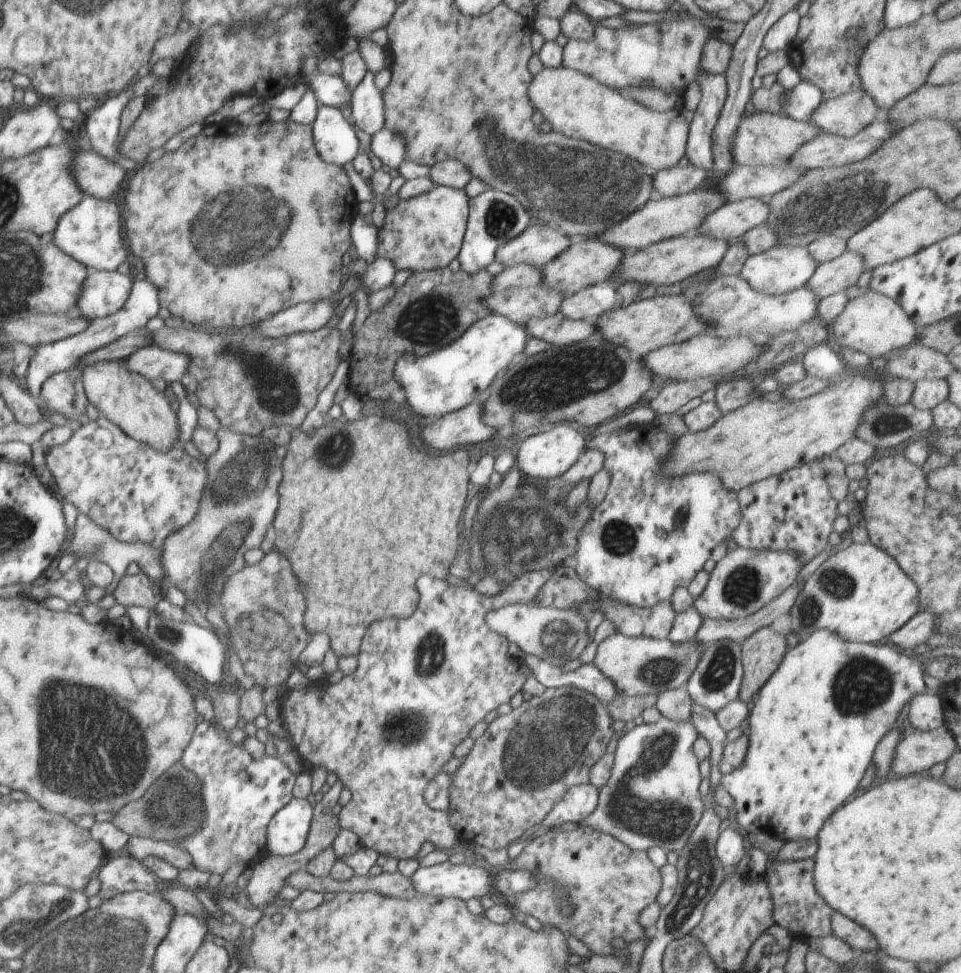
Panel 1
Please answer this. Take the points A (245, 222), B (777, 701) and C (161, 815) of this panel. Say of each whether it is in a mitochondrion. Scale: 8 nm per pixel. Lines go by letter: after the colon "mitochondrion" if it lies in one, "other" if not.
A: mitochondrion
B: other
C: mitochondrion

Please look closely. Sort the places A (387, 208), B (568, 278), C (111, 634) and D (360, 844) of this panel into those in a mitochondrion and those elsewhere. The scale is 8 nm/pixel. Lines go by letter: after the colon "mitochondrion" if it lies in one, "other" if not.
A: other
B: other
C: other
D: other

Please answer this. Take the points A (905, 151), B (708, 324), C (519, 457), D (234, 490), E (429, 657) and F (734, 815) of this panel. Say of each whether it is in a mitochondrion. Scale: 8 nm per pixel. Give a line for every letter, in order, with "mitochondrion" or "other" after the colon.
A: other
B: other
C: other
D: mitochondrion
E: mitochondrion
F: other

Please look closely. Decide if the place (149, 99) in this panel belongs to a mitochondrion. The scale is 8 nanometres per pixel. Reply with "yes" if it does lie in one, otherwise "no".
no

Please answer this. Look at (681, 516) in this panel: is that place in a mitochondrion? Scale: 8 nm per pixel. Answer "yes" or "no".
no

